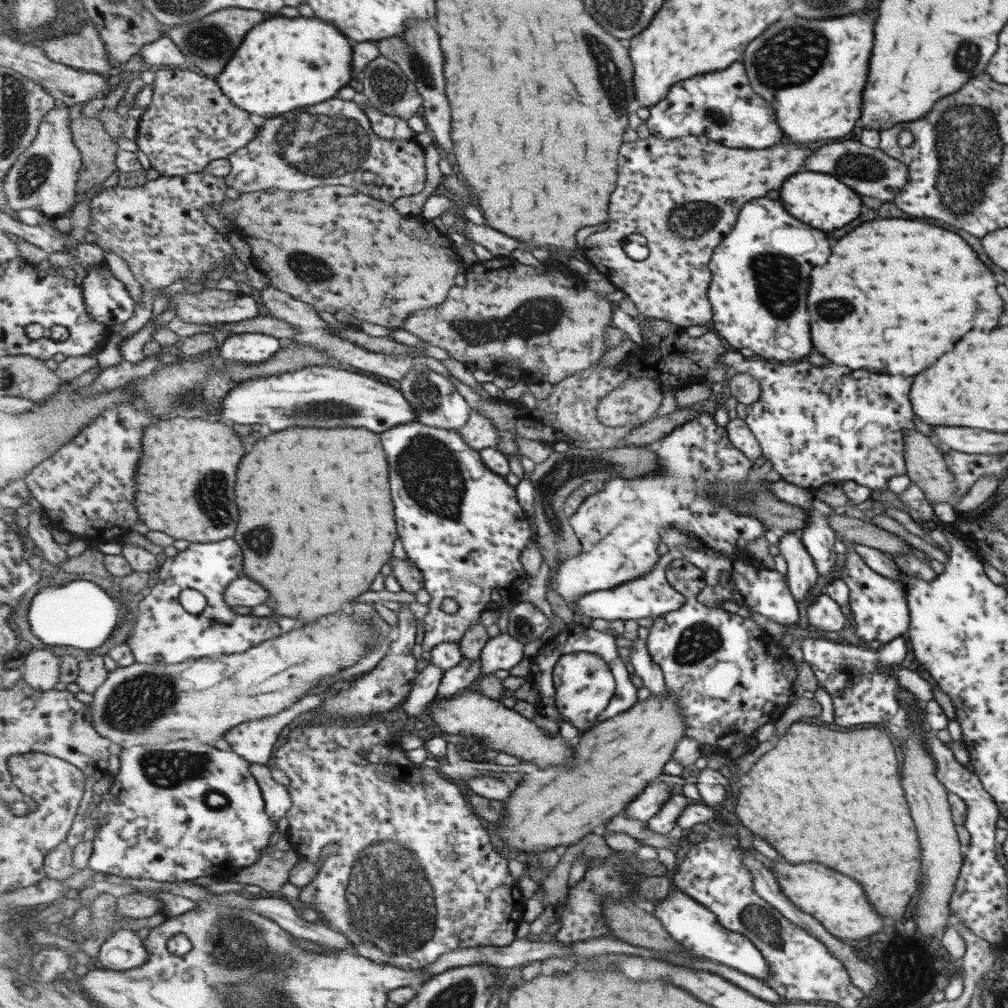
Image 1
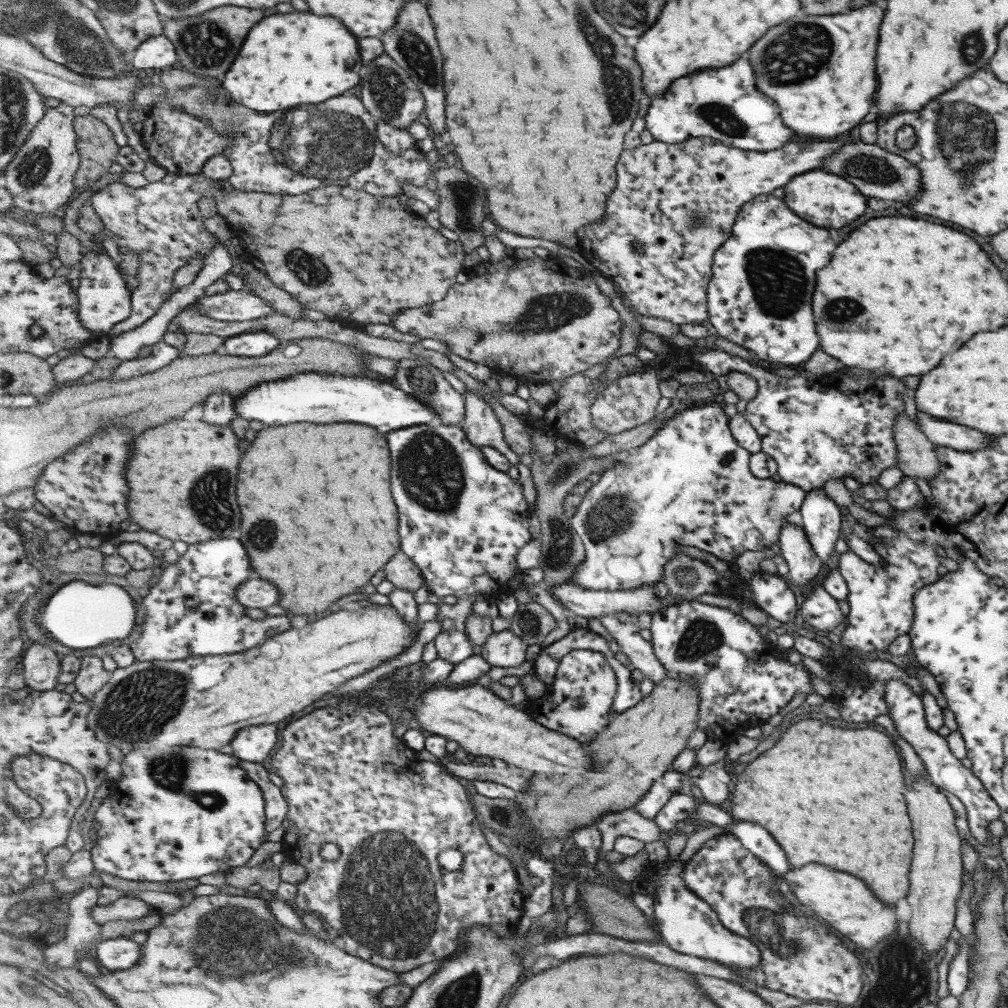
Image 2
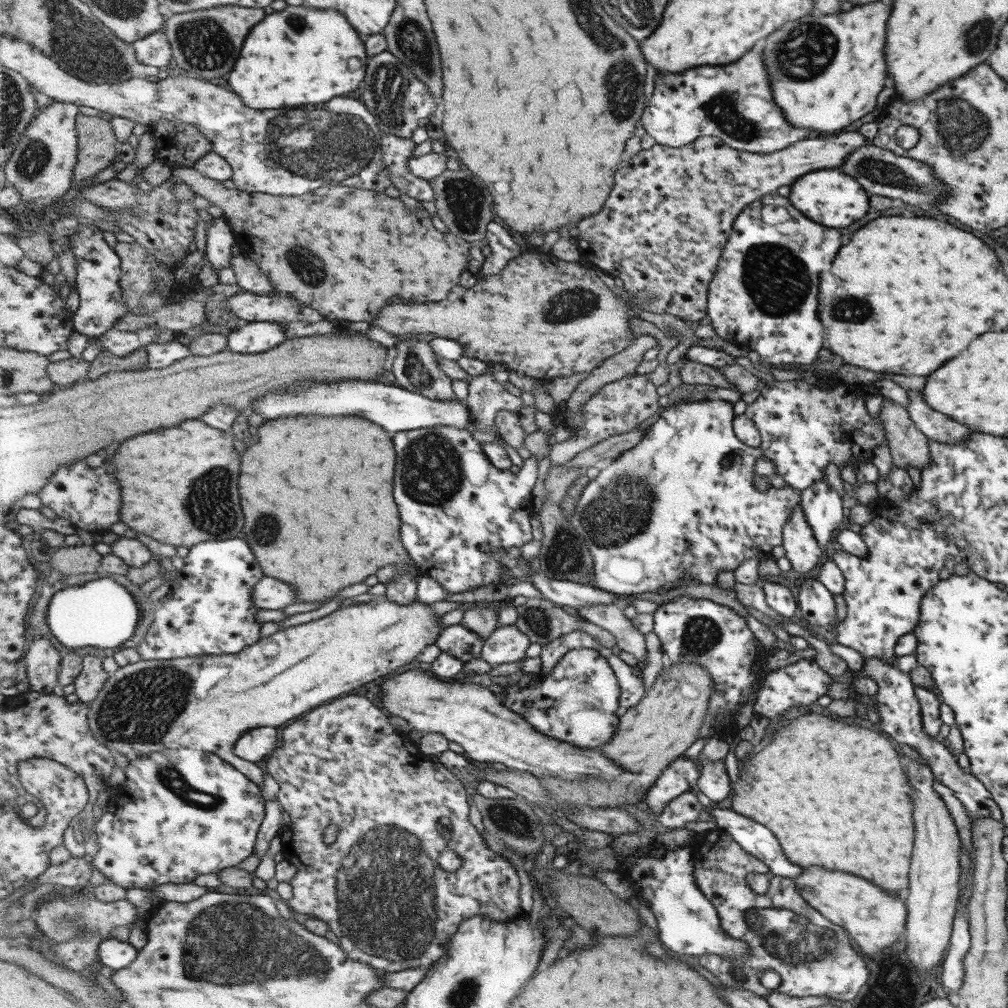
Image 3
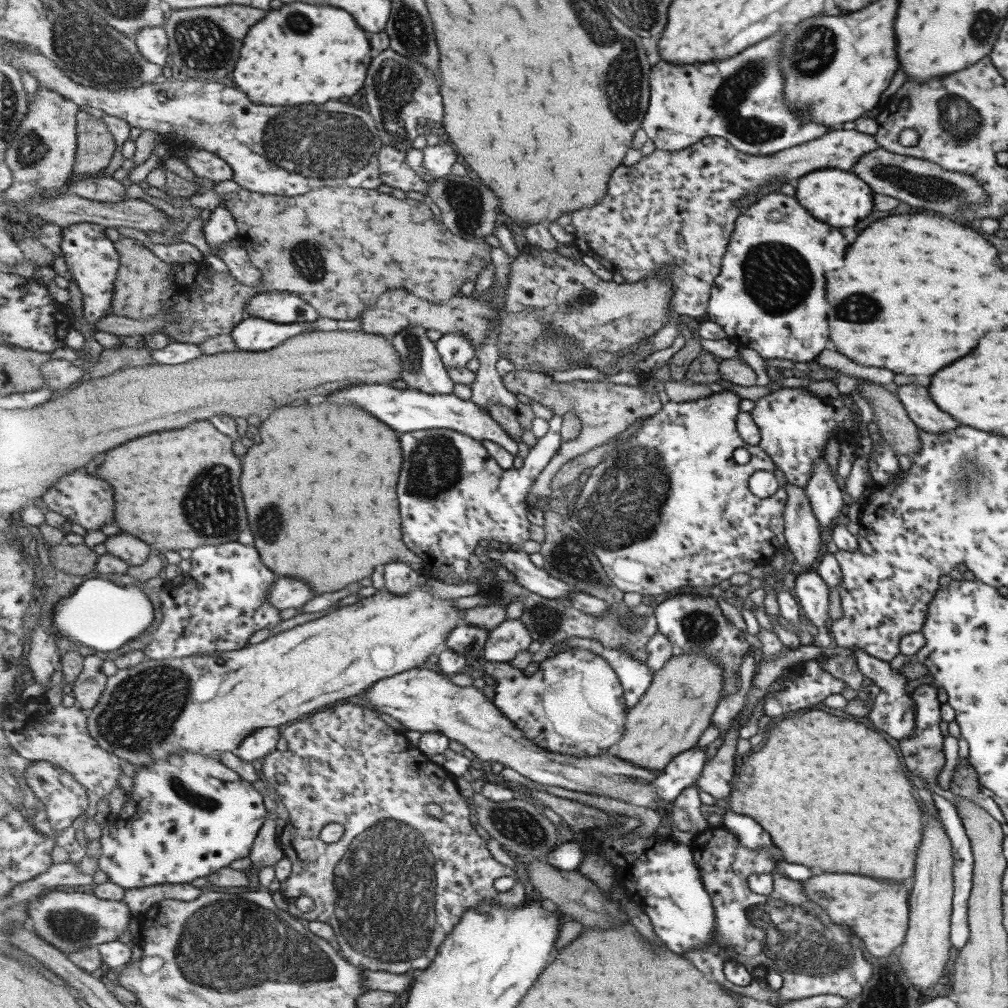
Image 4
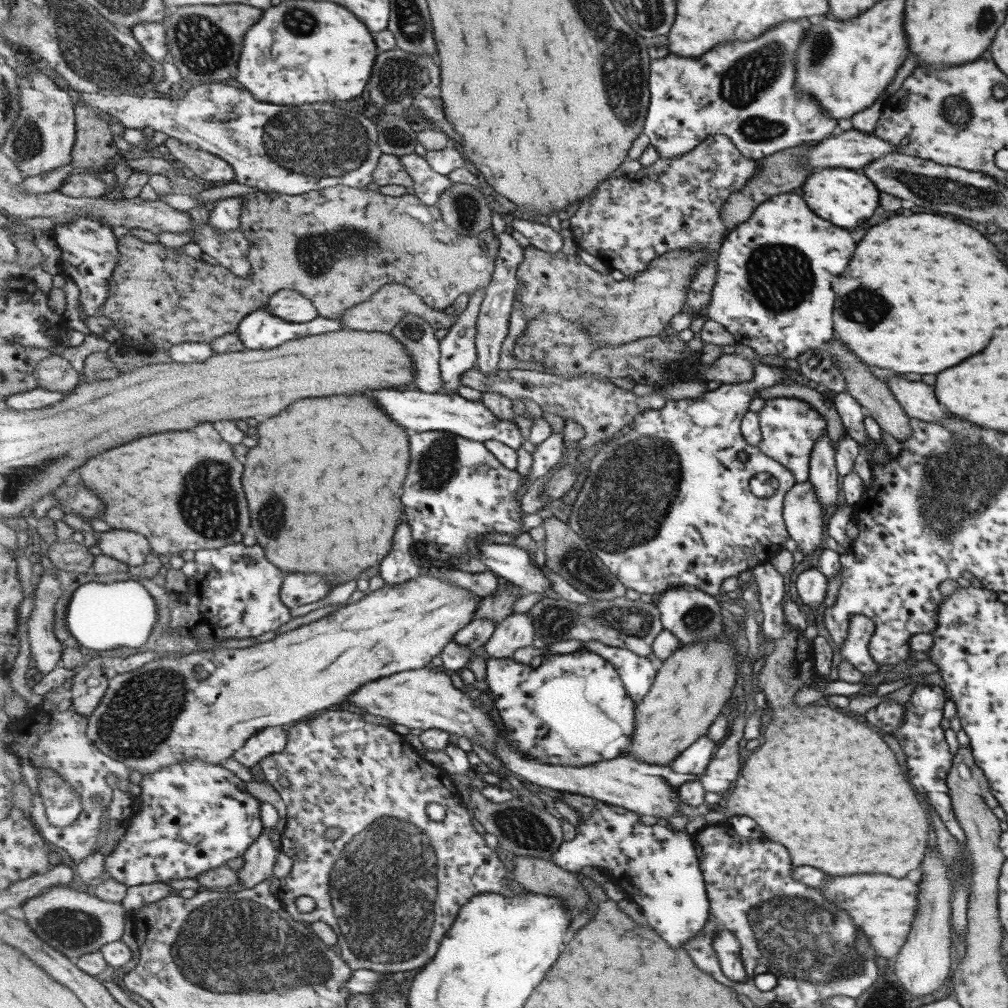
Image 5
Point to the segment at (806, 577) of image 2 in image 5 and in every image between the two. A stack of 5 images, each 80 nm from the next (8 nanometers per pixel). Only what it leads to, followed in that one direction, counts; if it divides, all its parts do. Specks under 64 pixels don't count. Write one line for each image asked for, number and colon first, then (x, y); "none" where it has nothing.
3: (802, 551)
4: (802, 534)
5: (801, 509)

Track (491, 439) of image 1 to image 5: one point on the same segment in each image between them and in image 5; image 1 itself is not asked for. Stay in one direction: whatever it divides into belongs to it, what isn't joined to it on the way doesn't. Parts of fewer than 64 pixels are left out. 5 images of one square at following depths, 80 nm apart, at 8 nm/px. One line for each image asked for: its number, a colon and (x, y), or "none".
2: (480, 422)
3: (486, 397)
4: (489, 388)
5: (493, 324)

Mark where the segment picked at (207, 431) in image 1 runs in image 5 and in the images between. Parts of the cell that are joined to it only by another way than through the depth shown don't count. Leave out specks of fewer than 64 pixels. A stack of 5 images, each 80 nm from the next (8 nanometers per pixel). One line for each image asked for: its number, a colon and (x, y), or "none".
2: (183, 466)
3: (194, 468)
4: (154, 476)
5: (182, 489)

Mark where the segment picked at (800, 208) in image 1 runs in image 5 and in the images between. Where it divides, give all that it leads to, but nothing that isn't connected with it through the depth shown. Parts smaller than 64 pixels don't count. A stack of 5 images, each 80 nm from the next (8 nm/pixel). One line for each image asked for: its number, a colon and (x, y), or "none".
2: (823, 199)
3: (833, 199)
4: (837, 198)
5: (845, 198)

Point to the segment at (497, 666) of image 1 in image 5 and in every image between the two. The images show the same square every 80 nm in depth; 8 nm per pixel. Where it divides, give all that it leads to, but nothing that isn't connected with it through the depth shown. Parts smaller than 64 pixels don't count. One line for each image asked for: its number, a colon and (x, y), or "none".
2: (505, 649)
3: (508, 643)
4: (506, 641)
5: (518, 630)

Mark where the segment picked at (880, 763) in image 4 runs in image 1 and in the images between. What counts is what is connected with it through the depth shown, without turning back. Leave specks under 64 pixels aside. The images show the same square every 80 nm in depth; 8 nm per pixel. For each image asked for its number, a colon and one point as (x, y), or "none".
1: (818, 795)
2: (827, 795)
3: (833, 795)

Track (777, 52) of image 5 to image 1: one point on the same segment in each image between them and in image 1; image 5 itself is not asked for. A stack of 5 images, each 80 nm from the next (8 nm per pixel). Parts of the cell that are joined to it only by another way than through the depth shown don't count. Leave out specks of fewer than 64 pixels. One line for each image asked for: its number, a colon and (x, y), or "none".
1: (722, 106)
2: (724, 103)
3: (733, 102)
4: (741, 98)

